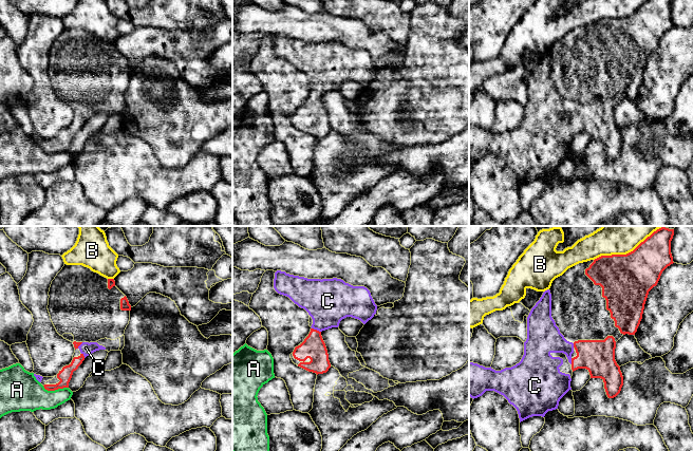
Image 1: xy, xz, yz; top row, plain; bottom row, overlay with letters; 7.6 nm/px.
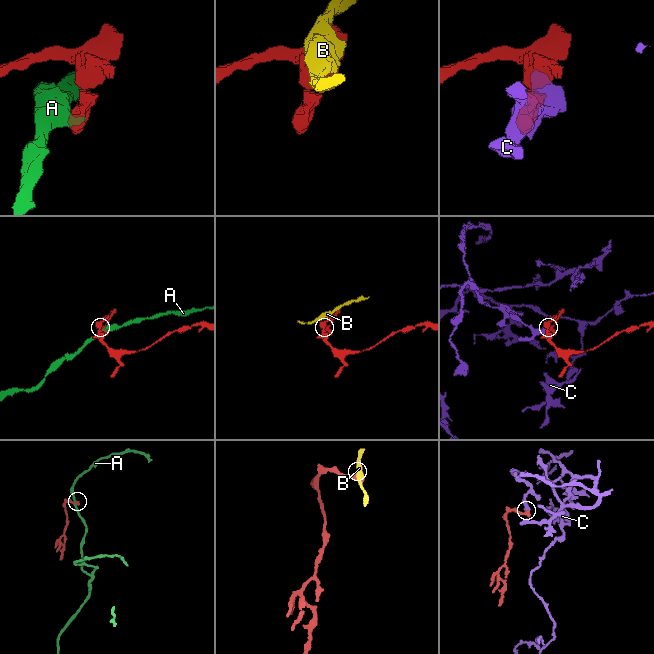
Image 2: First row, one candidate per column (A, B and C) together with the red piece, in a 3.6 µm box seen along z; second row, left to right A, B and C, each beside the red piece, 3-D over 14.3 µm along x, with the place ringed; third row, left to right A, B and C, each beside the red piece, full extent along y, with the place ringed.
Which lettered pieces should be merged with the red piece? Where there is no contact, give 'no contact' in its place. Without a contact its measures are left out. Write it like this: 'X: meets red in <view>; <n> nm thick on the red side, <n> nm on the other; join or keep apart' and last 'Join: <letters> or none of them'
A: meets red in xy; 100 nm thick on the red side, 280 nm on the other; keep apart
B: meets red in yz; 380 nm thick on the red side, 360 nm on the other; keep apart
C: meets red in xz; 180 nm thick on the red side, 340 nm on the other; join
Join: C

